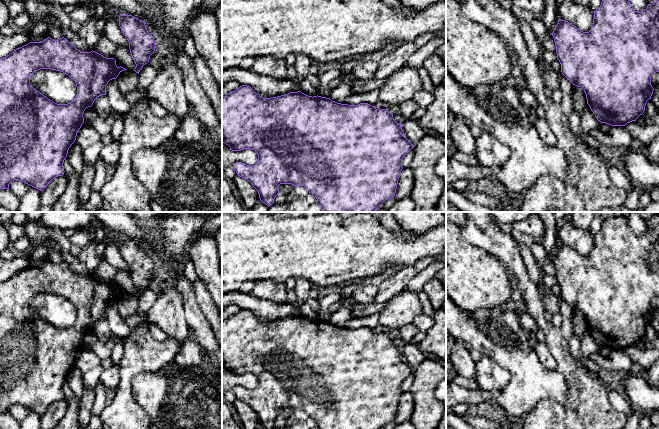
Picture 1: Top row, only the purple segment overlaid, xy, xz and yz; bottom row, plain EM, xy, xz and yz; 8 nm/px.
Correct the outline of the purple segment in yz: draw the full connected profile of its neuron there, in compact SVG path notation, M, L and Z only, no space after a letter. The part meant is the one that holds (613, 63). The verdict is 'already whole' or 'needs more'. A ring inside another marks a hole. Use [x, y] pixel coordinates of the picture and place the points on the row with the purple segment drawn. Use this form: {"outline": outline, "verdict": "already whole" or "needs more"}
{"outline": "M602 0L589 32L559 19L551 34L562 74L584 90L599 122L625 126L644 113L654 91L651 77L659 72L659 1L637 12L629 0Z", "verdict": "already whole"}

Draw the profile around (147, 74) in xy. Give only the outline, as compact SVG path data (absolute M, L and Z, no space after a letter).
M148 62L143 66L138 74L138 86L137 90L140 93L146 91L147 87L153 82L158 72L154 69L153 65Z

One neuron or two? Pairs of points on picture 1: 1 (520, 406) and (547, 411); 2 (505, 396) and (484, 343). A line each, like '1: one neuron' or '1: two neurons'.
1: two neurons
2: one neuron

